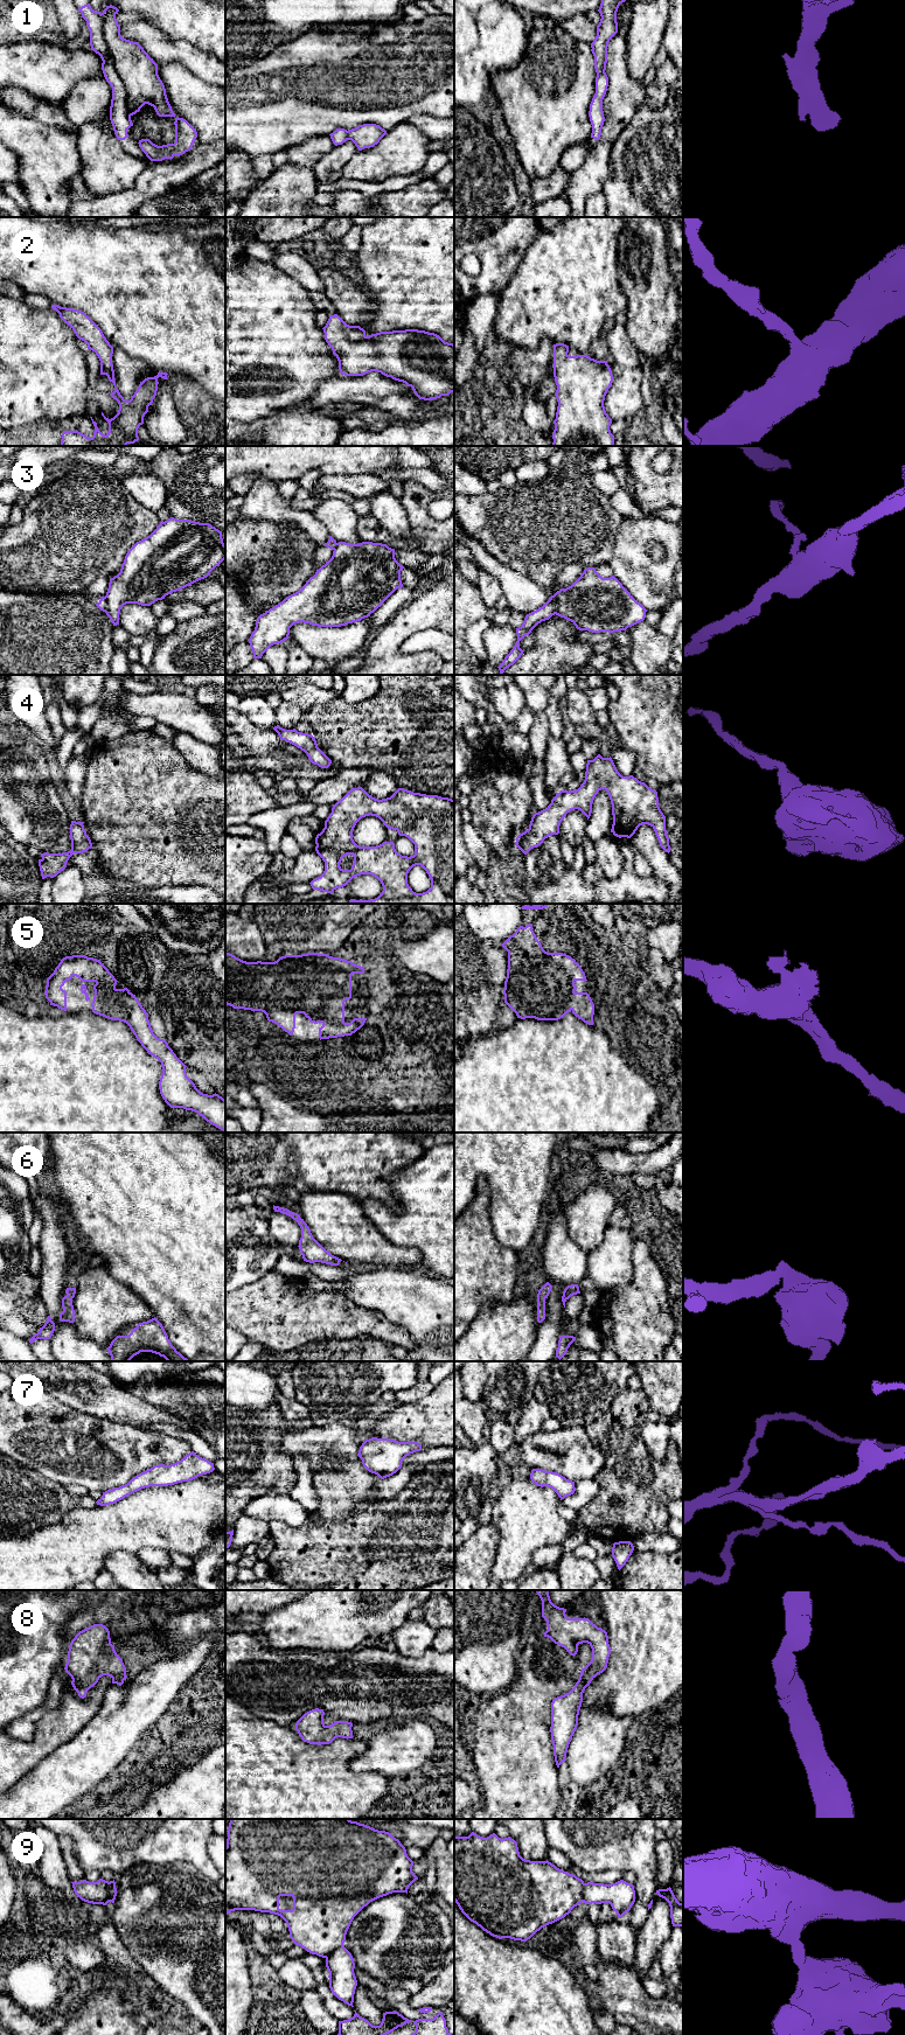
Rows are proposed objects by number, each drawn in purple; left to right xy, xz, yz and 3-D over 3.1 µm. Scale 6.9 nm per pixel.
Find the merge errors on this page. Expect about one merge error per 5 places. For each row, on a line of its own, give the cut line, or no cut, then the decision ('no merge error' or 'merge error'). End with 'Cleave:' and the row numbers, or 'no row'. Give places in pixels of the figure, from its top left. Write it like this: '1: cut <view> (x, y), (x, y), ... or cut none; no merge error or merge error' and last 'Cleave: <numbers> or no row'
1: cut xy (102, 13), (103, 37), (124, 83), (131, 115); merge error
2: cut none; no merge error
3: cut yz (552, 596), (556, 603), (555, 613); merge error
4: cut none; no merge error
5: cut none; no merge error
6: cut none; no merge error
7: cut none; no merge error
8: cut none; no merge error
9: cut xy (115, 1882), (109, 1889), (109, 1901); merge error
Cleave: 1, 3, 9

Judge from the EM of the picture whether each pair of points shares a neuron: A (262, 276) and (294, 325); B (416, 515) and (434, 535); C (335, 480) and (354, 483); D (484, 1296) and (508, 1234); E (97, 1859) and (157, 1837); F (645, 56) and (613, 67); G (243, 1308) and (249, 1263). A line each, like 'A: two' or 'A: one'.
A: one
B: one
C: one
D: two
E: one
F: two
G: two

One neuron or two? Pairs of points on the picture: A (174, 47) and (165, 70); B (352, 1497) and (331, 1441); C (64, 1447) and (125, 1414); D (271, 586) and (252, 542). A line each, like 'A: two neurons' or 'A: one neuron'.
A: two neurons
B: one neuron
C: two neurons
D: one neuron

